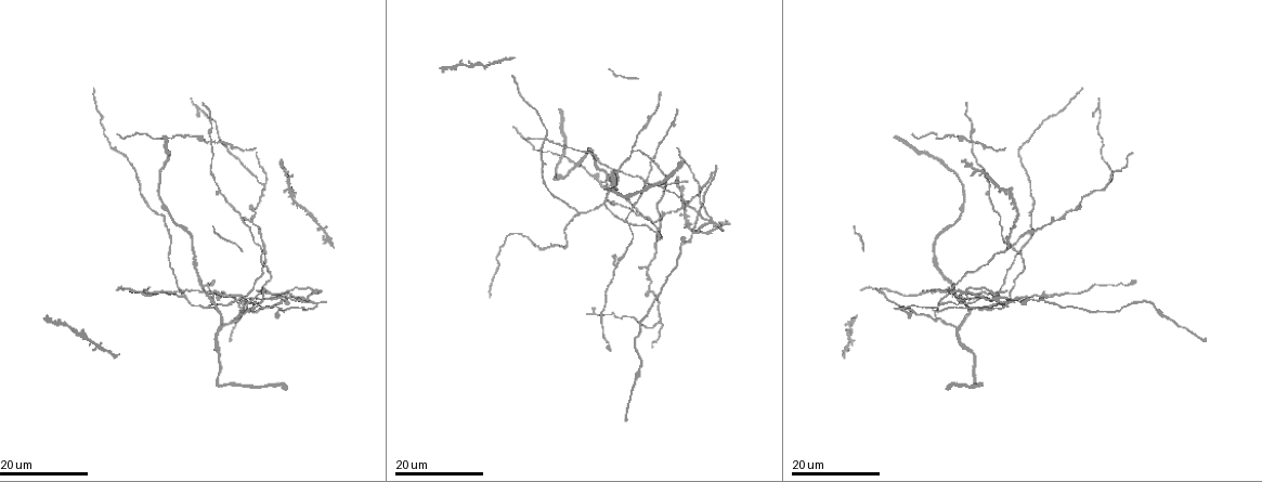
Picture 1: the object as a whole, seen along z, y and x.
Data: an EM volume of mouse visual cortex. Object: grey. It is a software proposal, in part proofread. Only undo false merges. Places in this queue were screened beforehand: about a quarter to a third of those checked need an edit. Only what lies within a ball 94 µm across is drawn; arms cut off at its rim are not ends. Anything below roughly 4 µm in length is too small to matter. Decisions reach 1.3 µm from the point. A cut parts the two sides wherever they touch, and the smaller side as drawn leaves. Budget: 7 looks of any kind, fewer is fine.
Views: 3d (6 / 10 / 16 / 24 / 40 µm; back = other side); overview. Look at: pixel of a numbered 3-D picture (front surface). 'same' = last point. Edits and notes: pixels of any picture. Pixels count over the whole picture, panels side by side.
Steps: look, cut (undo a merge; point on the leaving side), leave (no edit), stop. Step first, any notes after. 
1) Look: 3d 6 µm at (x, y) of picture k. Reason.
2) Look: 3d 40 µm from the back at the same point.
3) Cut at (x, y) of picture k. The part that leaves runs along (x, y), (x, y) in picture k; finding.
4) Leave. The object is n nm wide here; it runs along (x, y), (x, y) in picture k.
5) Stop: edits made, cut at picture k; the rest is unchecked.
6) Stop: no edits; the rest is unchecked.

Look: 3d 24 µm at (184, 293) of picture 1. Branch point.

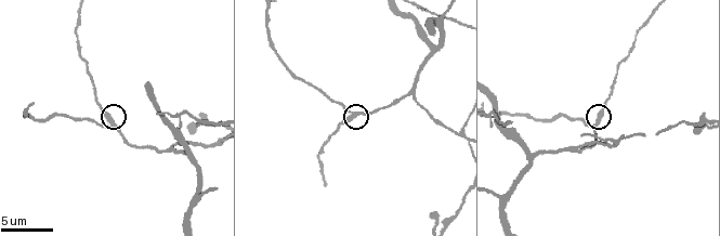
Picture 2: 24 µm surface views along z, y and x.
Look: 3d 10 µm at (352, 115) of picture 2. Zoom in.

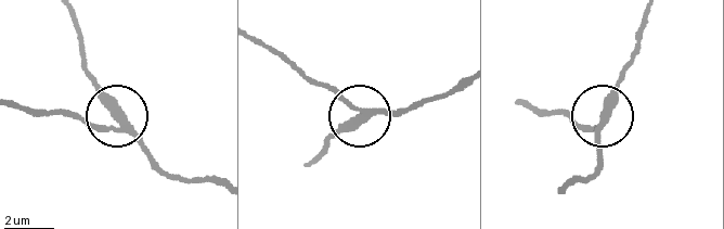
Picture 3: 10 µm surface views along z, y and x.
Leave. 3 arms meet here; it runs along (259, 39), (358, 116), (330, 132) in picture 3; one cell here.

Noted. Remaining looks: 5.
Look: 3d 24 µm at (546, 139) of picture 1. Four or more arms meet.

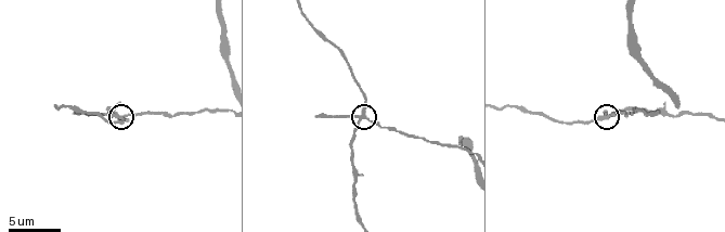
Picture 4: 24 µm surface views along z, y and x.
Look: 3d 10 µm at (363, 117) of picture 4. Closer look.

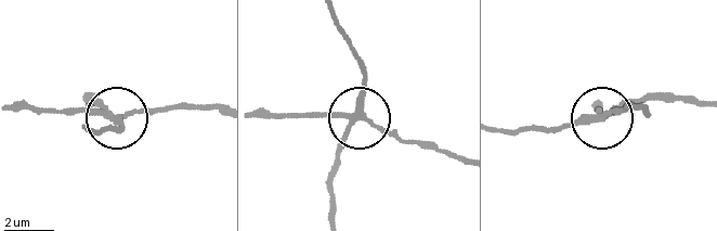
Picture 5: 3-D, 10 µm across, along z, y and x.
Cut at (76, 112) of picture 5. 4 arms meet here; the part that leaves runs along (114, 119), (168, 106), (218, 111) in picture 5; a second cell is stuck on.

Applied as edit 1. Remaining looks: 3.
Stop: edits made, cut at picture 5; the rest is unchecked.

